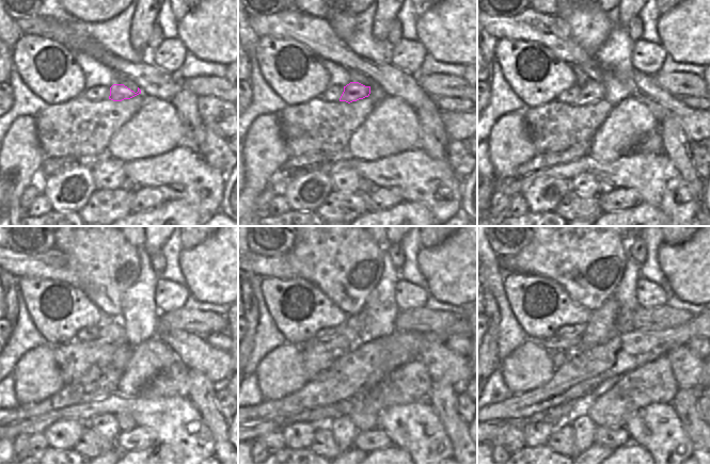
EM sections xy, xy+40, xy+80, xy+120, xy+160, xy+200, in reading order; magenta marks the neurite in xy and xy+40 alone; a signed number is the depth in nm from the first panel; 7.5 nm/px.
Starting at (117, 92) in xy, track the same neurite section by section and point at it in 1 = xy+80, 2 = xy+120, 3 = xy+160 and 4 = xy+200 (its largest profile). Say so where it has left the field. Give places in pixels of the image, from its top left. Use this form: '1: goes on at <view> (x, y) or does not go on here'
1: goes on at xy+80 (590, 92)
2: goes on at xy+120 (111, 331)
3: goes on at xy+160 (345, 337)
4: goes on at xy+200 (570, 343)

